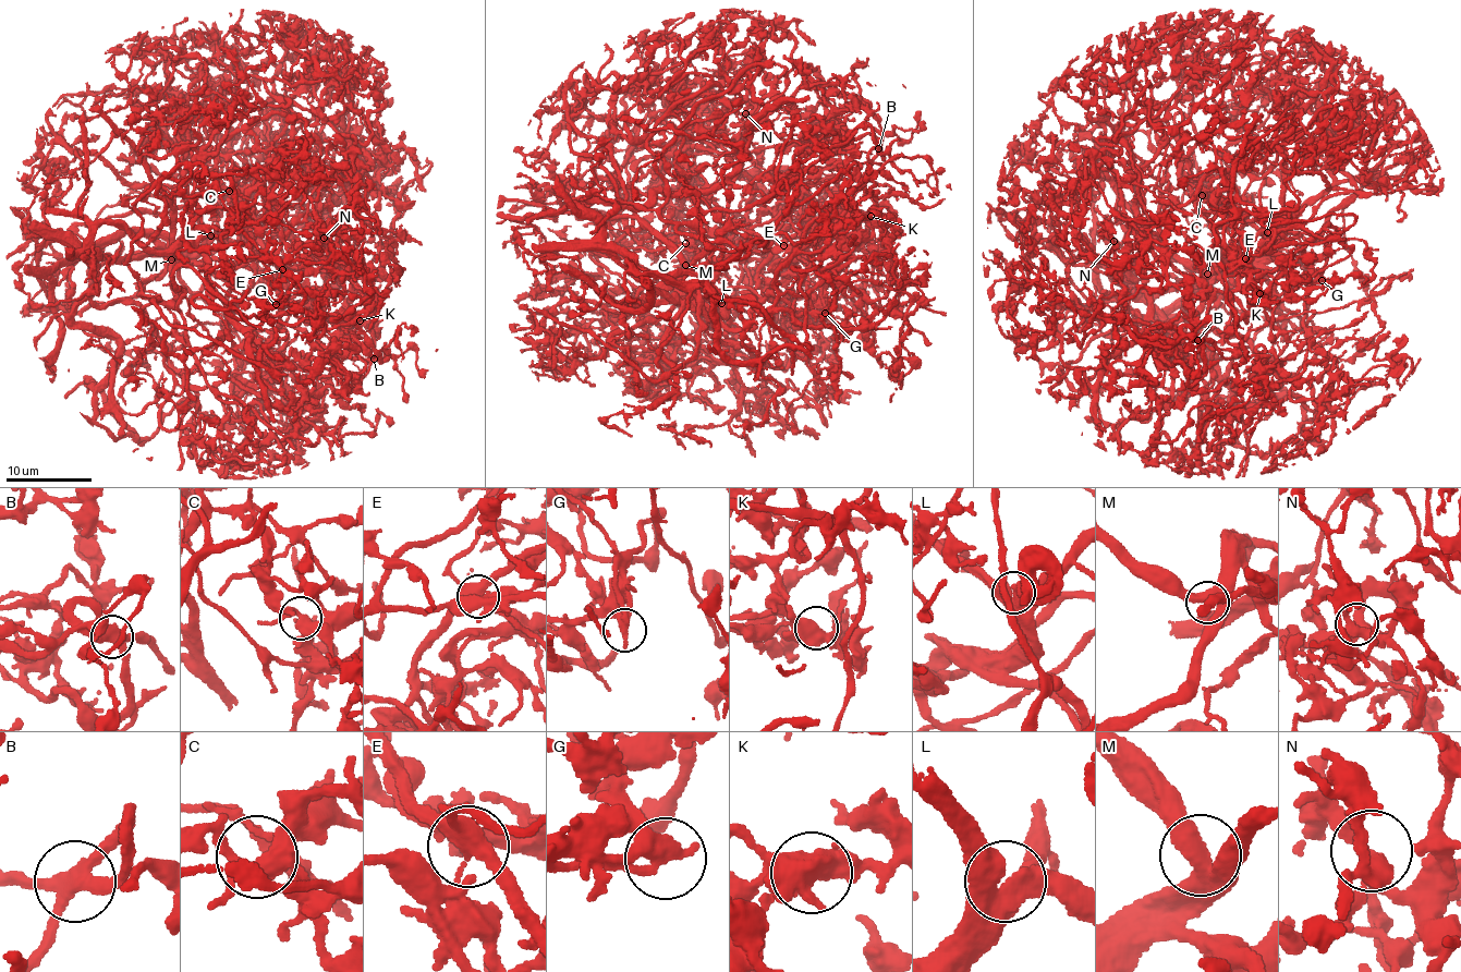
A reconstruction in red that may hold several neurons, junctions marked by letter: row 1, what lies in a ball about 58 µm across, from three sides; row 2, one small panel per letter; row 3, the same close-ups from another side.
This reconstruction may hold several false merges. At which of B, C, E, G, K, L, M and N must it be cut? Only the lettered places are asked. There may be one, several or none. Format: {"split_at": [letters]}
{"split_at": ["B", "E", "G", "K"]}

